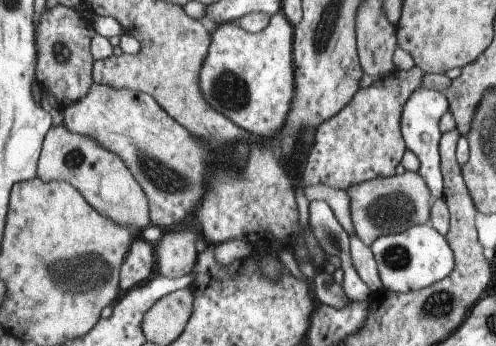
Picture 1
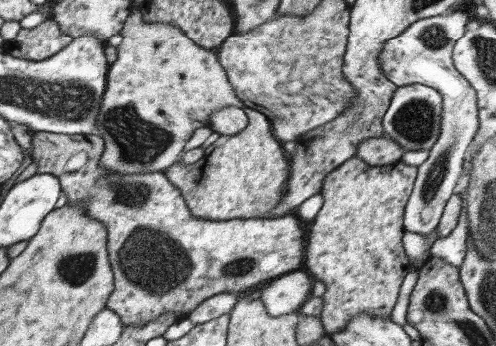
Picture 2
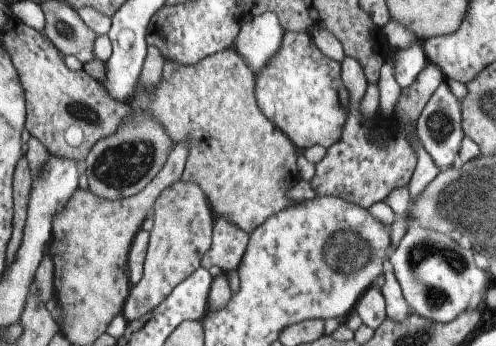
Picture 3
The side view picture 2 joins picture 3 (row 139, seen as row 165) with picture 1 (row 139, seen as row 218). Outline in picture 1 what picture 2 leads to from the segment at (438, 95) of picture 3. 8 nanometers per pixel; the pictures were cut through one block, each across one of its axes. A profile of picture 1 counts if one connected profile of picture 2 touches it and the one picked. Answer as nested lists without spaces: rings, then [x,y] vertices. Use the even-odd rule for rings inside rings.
[[[419,88],[415,90],[415,94],[411,94],[411,98],[405,102],[403,112],[401,112],[401,136],[403,142],[407,146],[407,150],[411,150],[421,166],[419,166],[419,176],[423,178],[425,186],[431,192],[431,200],[443,198],[443,174],[441,174],[441,162],[439,162],[439,140],[443,136],[443,130],[439,128],[441,116],[449,112],[449,102],[443,94],[435,92],[435,90],[427,90],[427,88]]]

